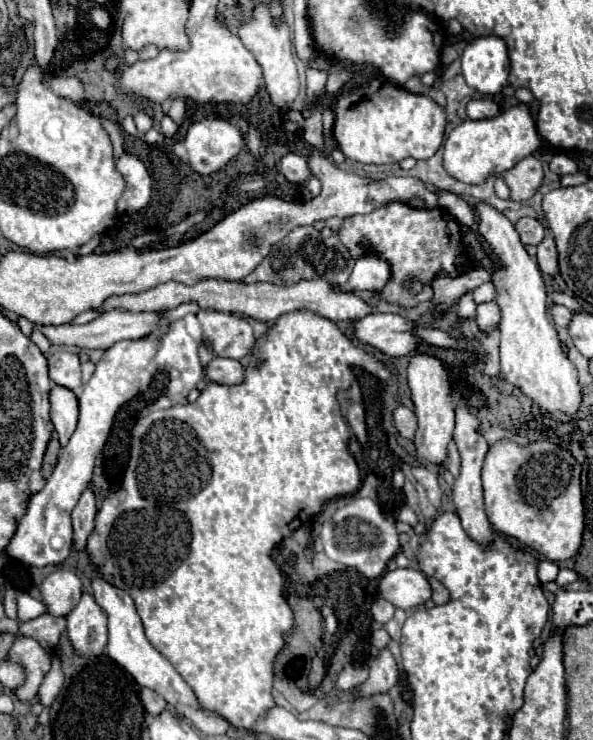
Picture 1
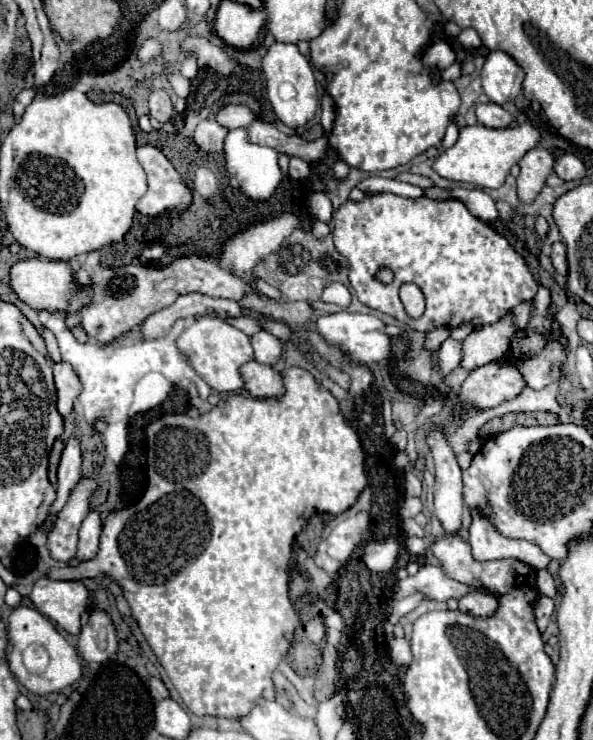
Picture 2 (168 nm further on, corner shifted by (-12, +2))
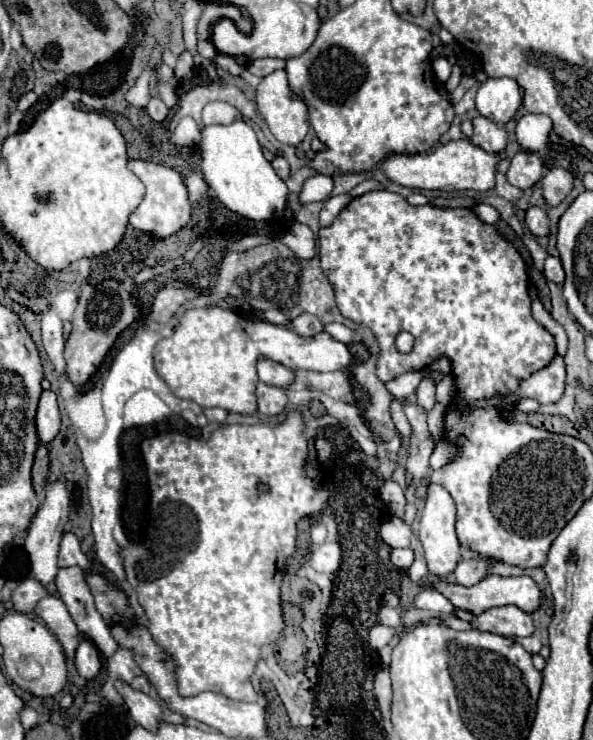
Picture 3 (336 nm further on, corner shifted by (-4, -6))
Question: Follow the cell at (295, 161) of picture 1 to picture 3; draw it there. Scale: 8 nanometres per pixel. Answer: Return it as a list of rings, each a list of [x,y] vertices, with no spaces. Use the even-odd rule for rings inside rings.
[[[276,156],[270,164],[272,164],[274,172],[276,172],[282,180],[286,180],[286,178],[288,178],[288,174],[290,174],[290,166],[288,166],[288,162],[284,160],[284,156]]]

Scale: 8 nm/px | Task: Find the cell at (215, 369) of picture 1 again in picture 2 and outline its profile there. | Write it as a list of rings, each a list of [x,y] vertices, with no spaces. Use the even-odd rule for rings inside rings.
[[[250,360],[248,364],[240,366],[240,376],[244,376],[244,388],[248,390],[248,394],[256,398],[278,396],[284,392],[280,374],[274,368],[256,360]]]

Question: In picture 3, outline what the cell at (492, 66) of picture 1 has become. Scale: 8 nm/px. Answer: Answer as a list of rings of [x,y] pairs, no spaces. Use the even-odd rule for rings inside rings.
[[[488,78],[476,96],[478,112],[496,124],[506,124],[512,120],[520,104],[520,88],[510,78]]]

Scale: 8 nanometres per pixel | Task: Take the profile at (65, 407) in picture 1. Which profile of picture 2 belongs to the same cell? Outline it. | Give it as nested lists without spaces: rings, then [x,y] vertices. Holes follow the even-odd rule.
[[[72,436],[66,442],[66,448],[64,448],[62,458],[60,458],[60,466],[58,466],[58,498],[50,506],[50,516],[44,522],[44,528],[50,528],[50,524],[54,522],[54,514],[60,512],[62,506],[66,504],[70,490],[76,486],[76,482],[80,478],[80,466],[82,466],[80,442]]]

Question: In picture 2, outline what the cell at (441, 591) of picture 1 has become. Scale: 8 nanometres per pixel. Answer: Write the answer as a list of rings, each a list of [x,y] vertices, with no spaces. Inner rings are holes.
[[[468,592],[458,600],[458,608],[472,616],[490,616],[496,610],[496,598],[482,592]]]

